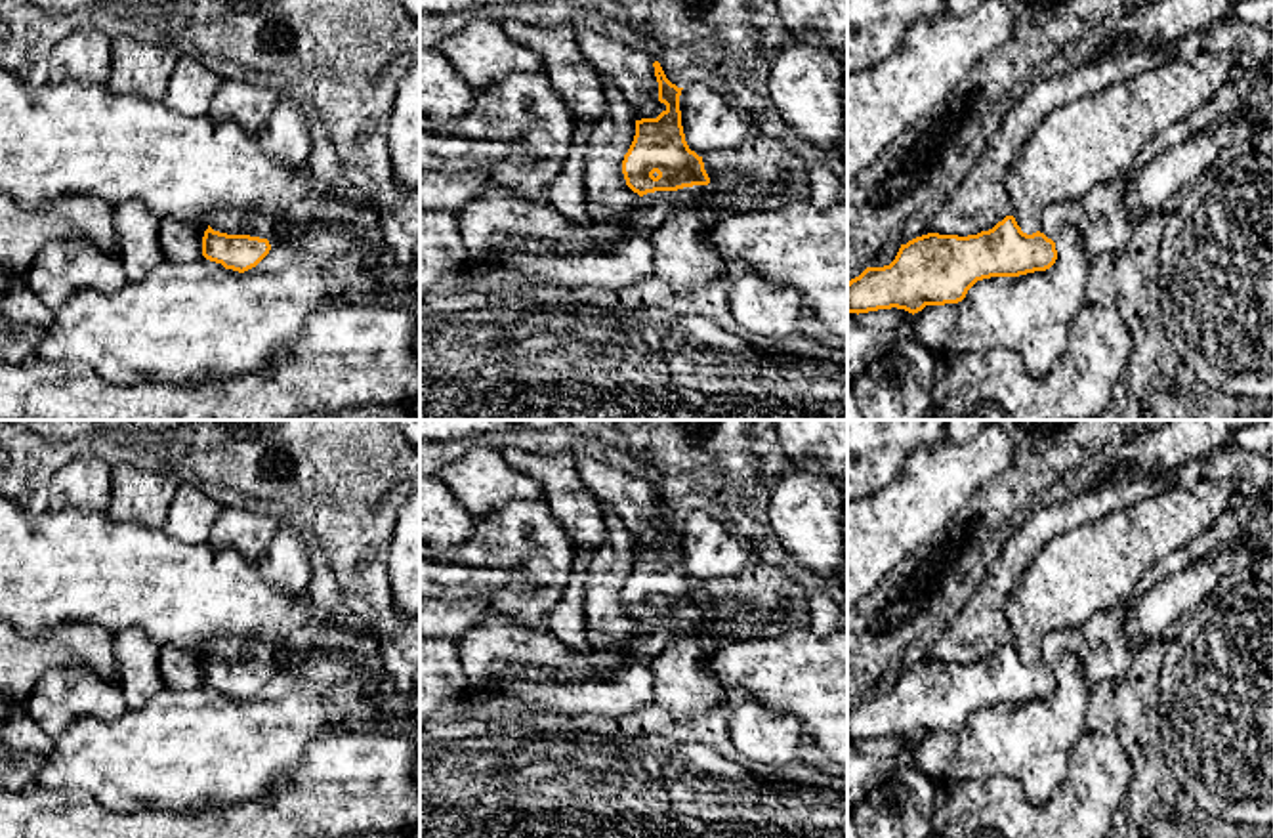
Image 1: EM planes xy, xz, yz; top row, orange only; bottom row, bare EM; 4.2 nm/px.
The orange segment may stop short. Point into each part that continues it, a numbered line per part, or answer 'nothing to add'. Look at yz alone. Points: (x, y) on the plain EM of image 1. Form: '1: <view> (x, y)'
1: yz (1102, 648)

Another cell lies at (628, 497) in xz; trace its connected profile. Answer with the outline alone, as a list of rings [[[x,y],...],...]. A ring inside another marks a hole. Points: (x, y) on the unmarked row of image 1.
[[[584,450],[574,454],[576,470],[599,510],[618,517],[636,540],[636,548],[657,546],[666,533],[658,529],[658,510],[653,487],[607,460],[595,460]]]

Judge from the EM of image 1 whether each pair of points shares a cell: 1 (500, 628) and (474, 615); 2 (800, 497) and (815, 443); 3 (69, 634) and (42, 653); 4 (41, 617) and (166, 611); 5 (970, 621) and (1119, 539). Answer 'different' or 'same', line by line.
1: different
2: different
3: same
4: same
5: different

